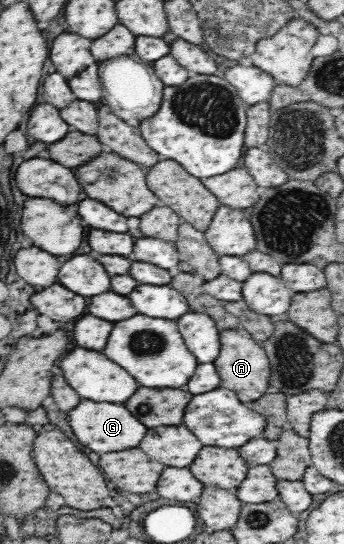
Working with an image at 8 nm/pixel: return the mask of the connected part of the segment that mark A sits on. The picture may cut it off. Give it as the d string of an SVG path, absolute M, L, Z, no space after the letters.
M241 327L219 330L220 351L217 359L212 361L217 367L220 386L234 391L246 405L259 399L269 390L268 378L271 377L271 366L266 351L251 334Z

